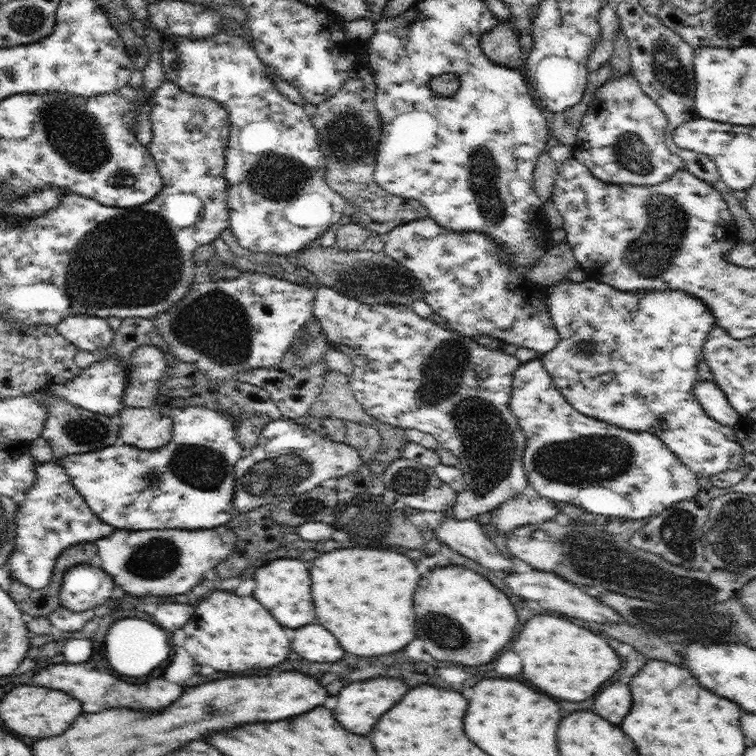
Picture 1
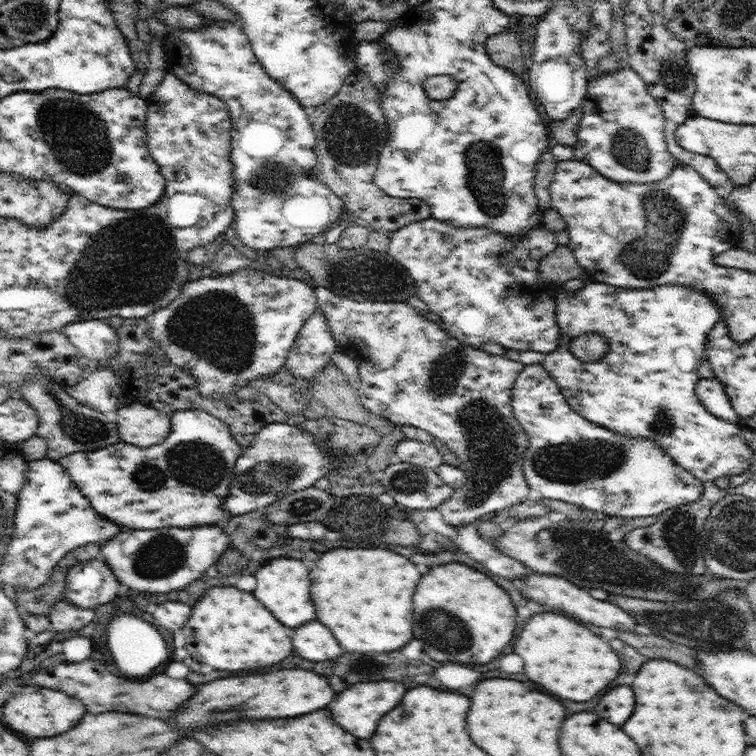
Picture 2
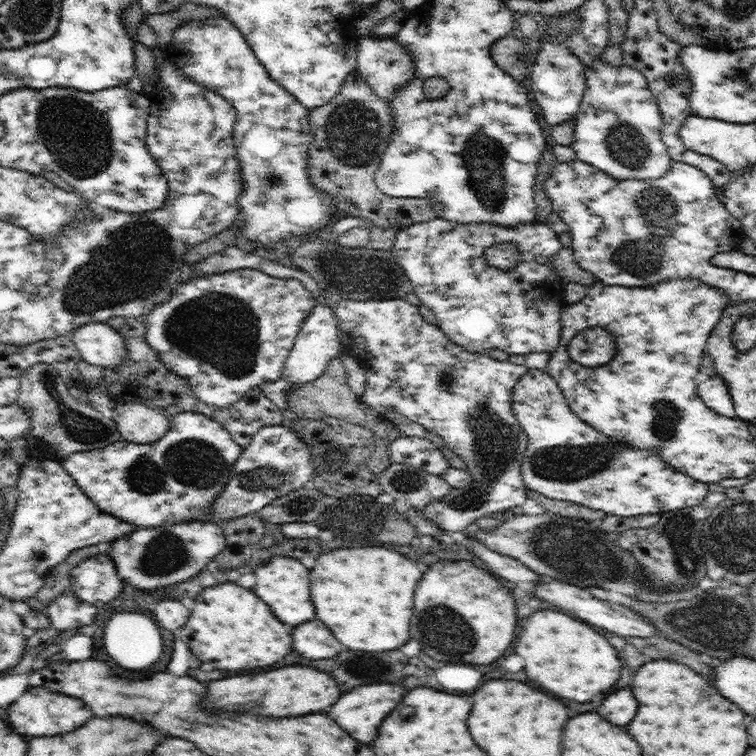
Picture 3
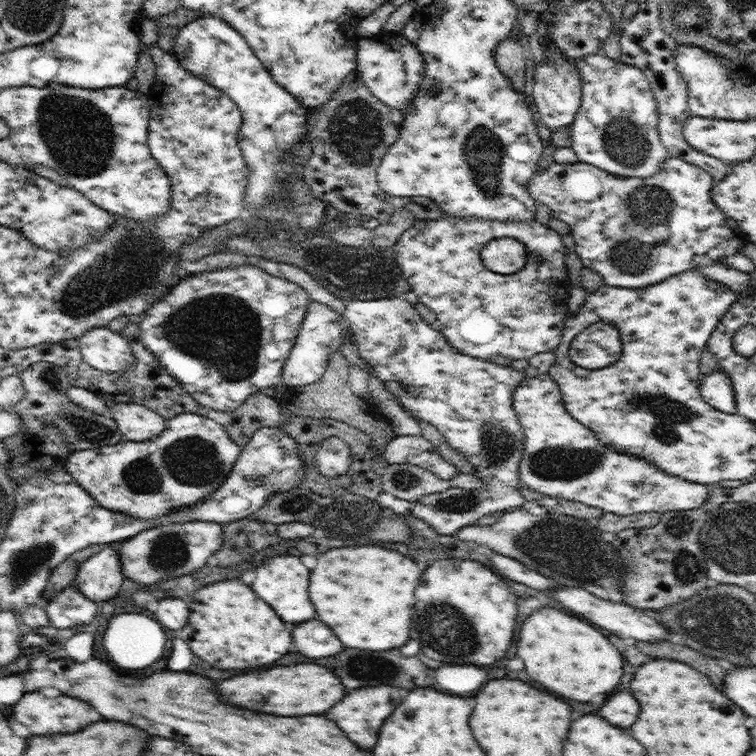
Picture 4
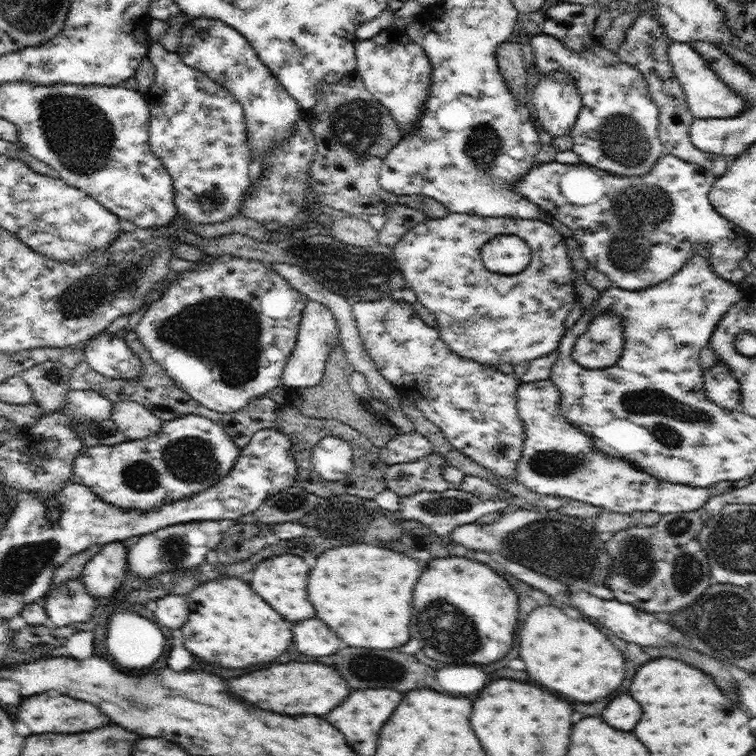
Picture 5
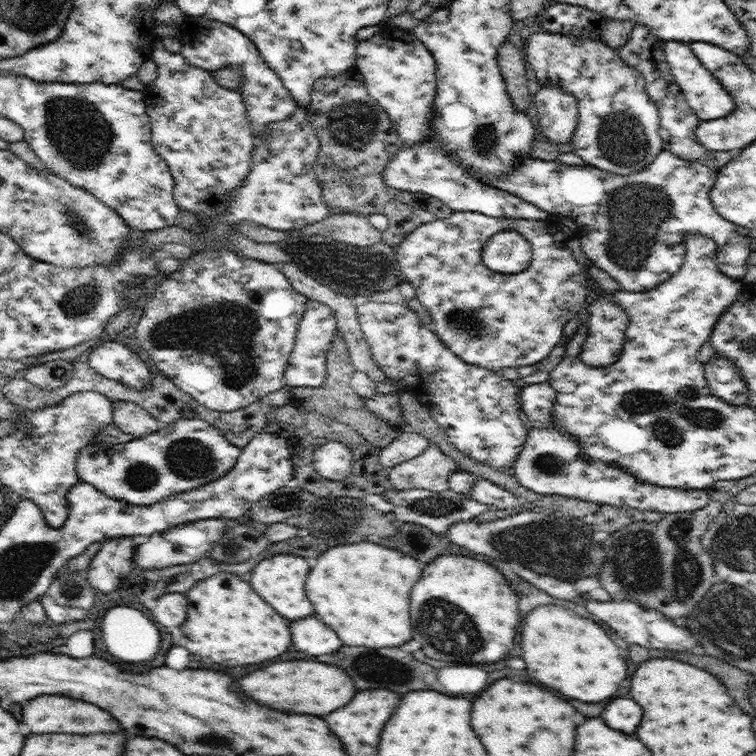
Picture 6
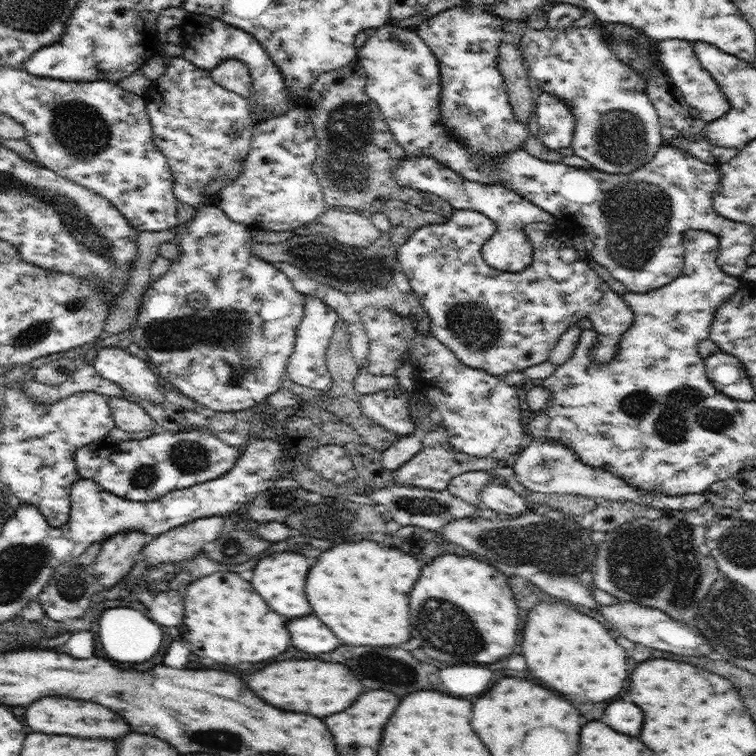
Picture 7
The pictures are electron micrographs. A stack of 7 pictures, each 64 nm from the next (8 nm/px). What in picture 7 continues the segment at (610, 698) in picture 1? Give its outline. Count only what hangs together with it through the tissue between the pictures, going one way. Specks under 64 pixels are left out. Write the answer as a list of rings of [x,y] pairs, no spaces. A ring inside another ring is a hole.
[[[612,702],[600,722],[604,720],[610,728],[616,728],[616,732],[624,732],[628,736],[638,736],[642,730],[642,710],[632,702]]]

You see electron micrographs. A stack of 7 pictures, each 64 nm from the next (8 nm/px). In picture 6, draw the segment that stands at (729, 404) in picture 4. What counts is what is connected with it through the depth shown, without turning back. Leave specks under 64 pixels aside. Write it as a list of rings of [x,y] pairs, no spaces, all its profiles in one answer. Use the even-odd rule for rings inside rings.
[[[716,354],[704,365],[704,368],[705,380],[714,396],[734,406],[747,404],[749,390],[740,368],[732,359]]]

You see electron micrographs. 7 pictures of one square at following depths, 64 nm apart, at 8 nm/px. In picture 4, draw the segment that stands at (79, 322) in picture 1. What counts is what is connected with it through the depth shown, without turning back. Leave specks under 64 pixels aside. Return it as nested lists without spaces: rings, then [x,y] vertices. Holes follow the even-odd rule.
[[[108,326],[89,330],[78,342],[83,361],[97,371],[122,374],[137,363],[129,341]]]

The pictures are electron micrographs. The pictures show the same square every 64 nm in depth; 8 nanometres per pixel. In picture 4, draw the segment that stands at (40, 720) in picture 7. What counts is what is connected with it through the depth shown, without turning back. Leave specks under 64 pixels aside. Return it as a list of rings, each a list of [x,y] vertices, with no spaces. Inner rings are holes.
[[[42,692],[26,694],[16,706],[14,706],[14,718],[30,728],[32,734],[64,734],[64,732],[78,732],[92,722],[102,720],[102,716],[86,702],[76,700],[72,696],[58,696],[58,698],[46,698]]]

